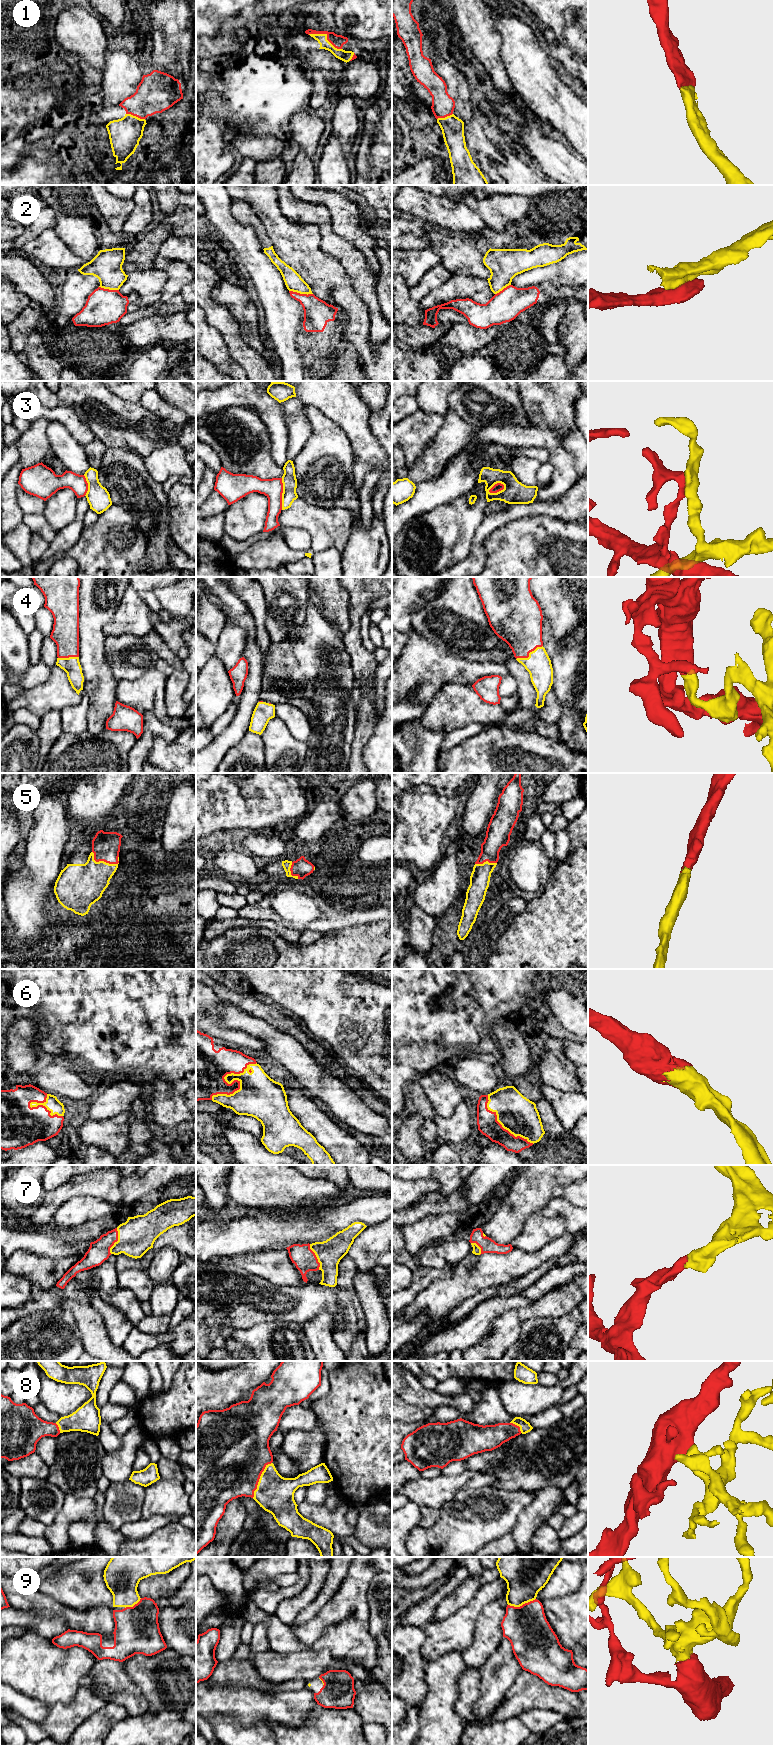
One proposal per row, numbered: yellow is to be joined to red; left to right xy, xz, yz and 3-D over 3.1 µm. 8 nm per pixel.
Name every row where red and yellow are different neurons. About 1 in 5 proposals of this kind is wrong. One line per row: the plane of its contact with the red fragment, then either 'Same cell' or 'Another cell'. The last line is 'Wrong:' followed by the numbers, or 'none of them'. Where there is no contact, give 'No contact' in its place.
1: Touches red in xz. Same cell
2: Touches red in xz. Another cell
3: Touches red in yz. Another cell
4: Touches red in yz. Same cell
5: Touches red in xy. Same cell
6: Touches red in xz. Same cell
7: Touches red in xy. Same cell
8: Touches red in xz. Same cell
9: Touches red in yz. Same cell
Wrong: 2, 3

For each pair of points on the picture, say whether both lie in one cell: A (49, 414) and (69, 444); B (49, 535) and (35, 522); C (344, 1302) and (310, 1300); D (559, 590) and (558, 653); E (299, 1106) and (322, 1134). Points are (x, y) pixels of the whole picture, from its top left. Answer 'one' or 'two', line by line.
A: two
B: one
C: two
D: two
E: one

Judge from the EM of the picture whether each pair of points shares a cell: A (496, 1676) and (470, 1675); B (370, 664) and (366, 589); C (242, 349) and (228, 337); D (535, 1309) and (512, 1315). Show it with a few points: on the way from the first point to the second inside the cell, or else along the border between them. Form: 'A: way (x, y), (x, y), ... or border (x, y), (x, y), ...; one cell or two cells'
A: border (478, 1669), (479, 1698); two cells
B: way (355, 645), (355, 614), (358, 608); one cell
C: way (239, 347), (231, 339); one cell
D: border (515, 1309), (521, 1322); two cells

